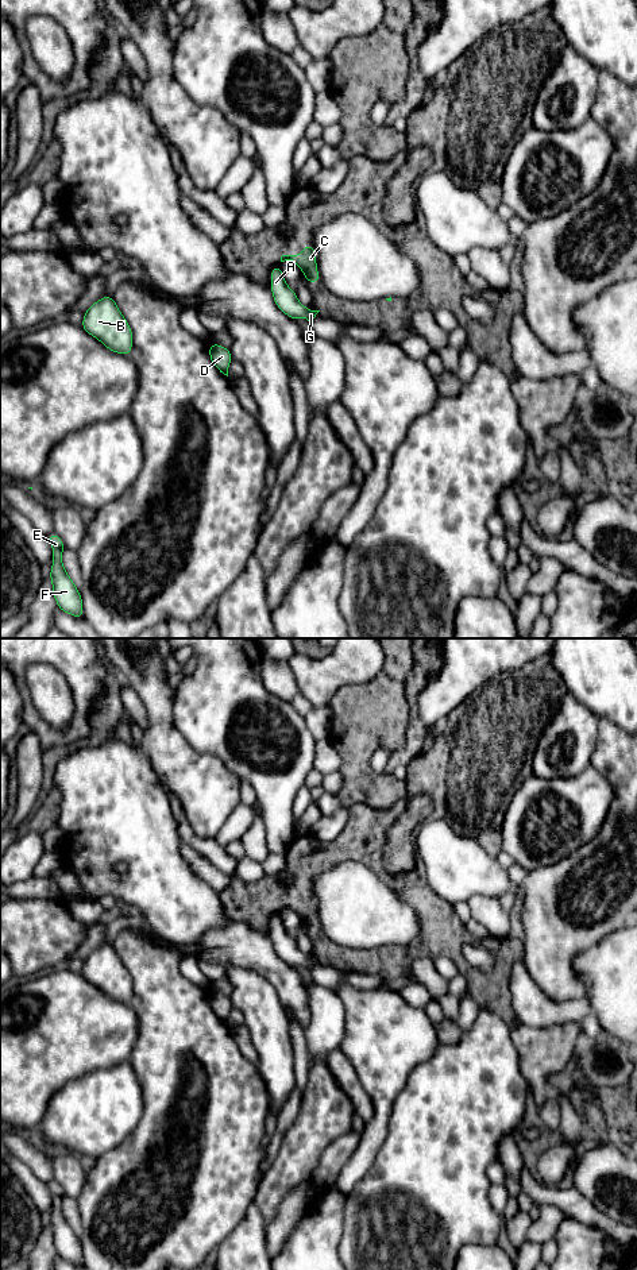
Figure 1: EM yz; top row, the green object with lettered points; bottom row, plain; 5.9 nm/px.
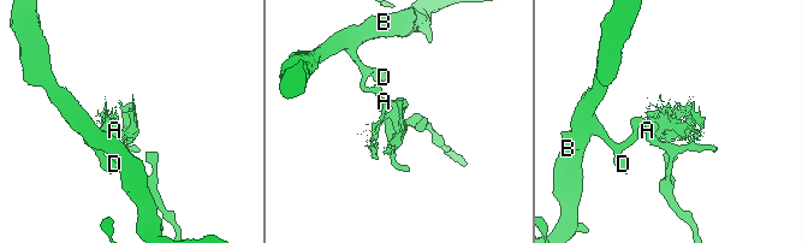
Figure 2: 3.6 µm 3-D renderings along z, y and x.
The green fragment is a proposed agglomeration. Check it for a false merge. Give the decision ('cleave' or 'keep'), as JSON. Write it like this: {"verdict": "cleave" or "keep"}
{"verdict": "cleave"}

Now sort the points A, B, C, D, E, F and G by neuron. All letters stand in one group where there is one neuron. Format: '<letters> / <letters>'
A B D E F G / C

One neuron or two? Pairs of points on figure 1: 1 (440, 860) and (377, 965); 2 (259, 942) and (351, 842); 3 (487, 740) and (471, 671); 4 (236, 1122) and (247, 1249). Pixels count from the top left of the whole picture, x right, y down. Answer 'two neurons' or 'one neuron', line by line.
1: two neurons
2: two neurons
3: two neurons
4: two neurons

